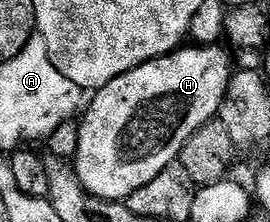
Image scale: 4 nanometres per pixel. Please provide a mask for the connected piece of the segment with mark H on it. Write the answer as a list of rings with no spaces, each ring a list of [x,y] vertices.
[[[220,44],[181,46],[166,56],[160,56],[156,60],[146,62],[142,66],[138,66],[118,78],[114,78],[114,82],[110,82],[104,88],[99,89],[99,91],[93,95],[96,97],[93,98],[92,105],[88,108],[88,113],[86,113],[87,108],[83,113],[83,116],[85,115],[84,120],[81,119],[79,121],[80,137],[78,138],[78,152],[74,159],[74,171],[82,182],[84,189],[86,189],[91,196],[96,196],[100,200],[124,202],[127,201],[130,194],[134,194],[134,190],[142,190],[142,186],[146,186],[146,182],[152,181],[157,174],[162,174],[162,170],[166,170],[166,166],[177,163],[180,158],[180,151],[186,146],[186,142],[190,142],[192,135],[202,126],[206,126],[211,120],[219,117],[220,108],[224,105],[224,99],[226,98],[228,83],[232,81],[233,71],[234,60],[227,47],[221,46]]]

